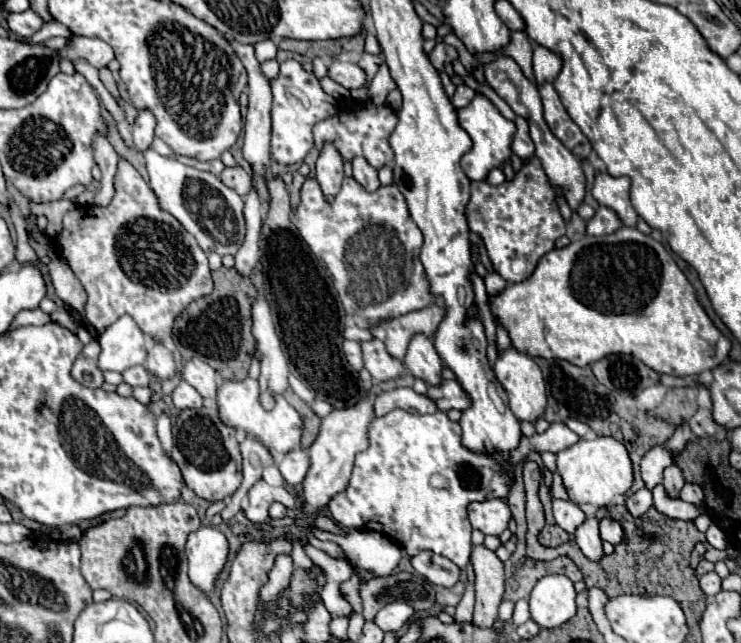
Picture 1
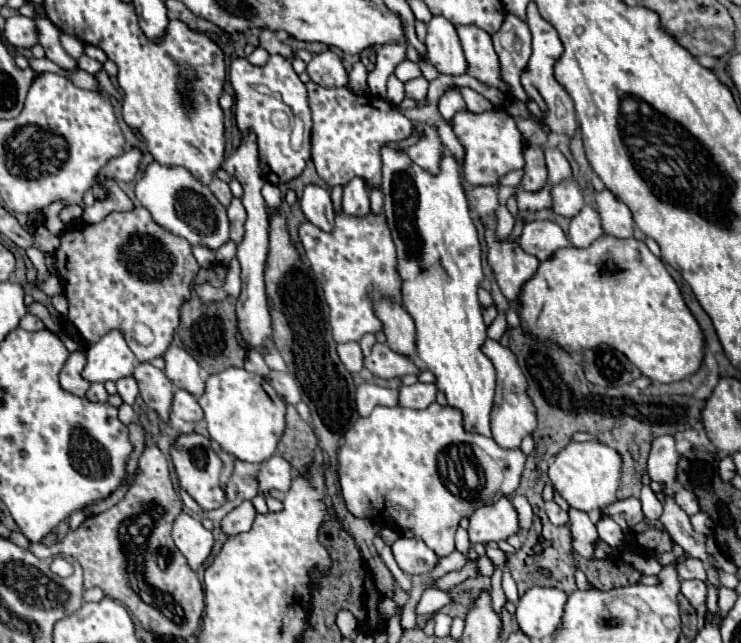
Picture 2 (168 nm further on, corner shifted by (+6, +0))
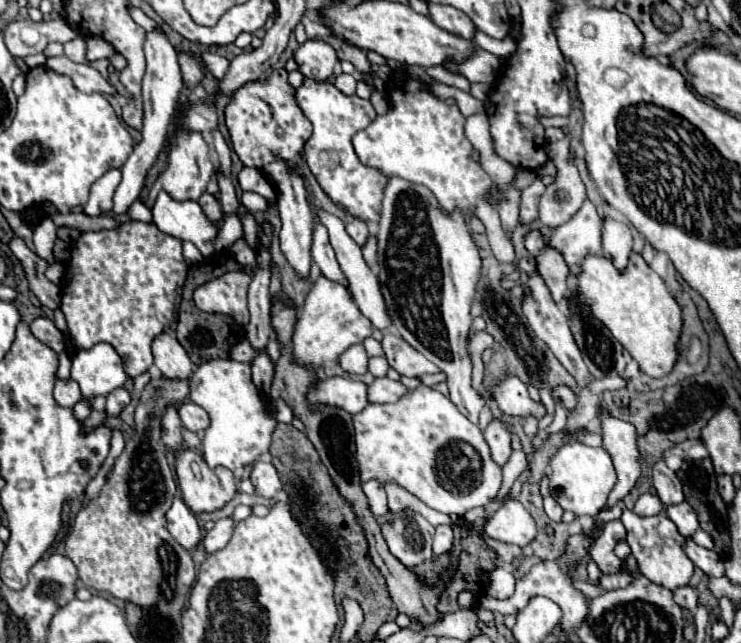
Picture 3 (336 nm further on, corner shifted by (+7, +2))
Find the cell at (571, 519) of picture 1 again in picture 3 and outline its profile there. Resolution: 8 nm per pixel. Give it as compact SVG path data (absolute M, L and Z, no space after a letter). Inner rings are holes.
M547 497L547 499L545 499L545 513L547 513L549 519L553 519L553 521L561 521L563 509L561 509L561 505L559 505L553 497Z

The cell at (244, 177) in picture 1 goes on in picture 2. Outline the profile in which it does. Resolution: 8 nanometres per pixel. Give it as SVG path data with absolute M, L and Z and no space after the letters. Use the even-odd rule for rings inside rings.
M214 177L214 181L210 183L210 187L212 187L212 193L220 199L220 203L224 203L224 207L228 207L228 203L230 203L232 197L234 197L232 191L230 191L230 187L228 187L228 183Z

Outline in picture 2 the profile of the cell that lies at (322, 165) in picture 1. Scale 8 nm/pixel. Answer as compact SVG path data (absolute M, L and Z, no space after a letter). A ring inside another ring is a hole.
M306 185L302 199L302 211L310 223L324 231L332 231L334 227L334 207L330 199L330 189L322 185Z

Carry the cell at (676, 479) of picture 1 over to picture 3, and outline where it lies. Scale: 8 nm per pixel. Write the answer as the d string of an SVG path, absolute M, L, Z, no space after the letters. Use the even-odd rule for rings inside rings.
M687 539L685 551L687 551L689 559L695 563L695 567L699 567L707 577L723 577L725 575L723 559L715 551L709 551L709 549L695 545L693 539Z

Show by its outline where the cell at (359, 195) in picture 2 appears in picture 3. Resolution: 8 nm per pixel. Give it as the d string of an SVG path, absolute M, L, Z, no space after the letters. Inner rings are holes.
M355 217L353 221L347 221L347 233L351 235L351 239L353 239L359 247L363 247L365 241L367 241L367 237L369 237L367 223L365 223L365 221L359 221L357 217Z

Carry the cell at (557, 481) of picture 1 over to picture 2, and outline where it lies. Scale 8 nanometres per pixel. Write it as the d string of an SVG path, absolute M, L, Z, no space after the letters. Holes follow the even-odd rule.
M570 509L570 533L572 533L572 547L586 559L592 557L594 553L594 545L598 541L598 533L596 533L596 525L590 519L588 513L578 511L578 509Z

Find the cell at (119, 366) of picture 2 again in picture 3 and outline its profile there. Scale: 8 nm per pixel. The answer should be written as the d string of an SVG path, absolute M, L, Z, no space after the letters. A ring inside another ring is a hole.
M99 343L93 349L77 351L71 365L71 379L79 385L83 399L95 399L123 387L127 375L123 373L123 365L115 349L107 343Z

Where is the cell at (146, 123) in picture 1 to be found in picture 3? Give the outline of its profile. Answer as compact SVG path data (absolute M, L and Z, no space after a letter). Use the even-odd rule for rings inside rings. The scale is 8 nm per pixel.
M111 169L99 181L95 181L83 213L89 217L107 215L111 211L111 193L115 193L115 185L119 185L119 169Z

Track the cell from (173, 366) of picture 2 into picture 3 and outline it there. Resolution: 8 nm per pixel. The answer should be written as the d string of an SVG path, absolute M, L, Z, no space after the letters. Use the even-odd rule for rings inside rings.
M159 333L151 343L151 351L153 351L155 365L165 377L187 379L191 375L193 363L171 333Z

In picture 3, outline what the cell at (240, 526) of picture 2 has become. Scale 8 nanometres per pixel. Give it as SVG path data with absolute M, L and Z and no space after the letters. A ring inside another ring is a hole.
M225 517L225 519L219 519L215 523L215 527L203 535L199 545L209 555L209 553L215 553L215 551L223 549L229 543L231 535L233 535L233 521L229 517Z

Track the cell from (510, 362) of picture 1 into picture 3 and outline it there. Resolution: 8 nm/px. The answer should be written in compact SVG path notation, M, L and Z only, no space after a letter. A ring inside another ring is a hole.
M491 421L483 433L489 449L491 449L491 459L497 463L497 465L505 465L509 461L509 455L511 455L511 433L509 429L499 423L499 421Z

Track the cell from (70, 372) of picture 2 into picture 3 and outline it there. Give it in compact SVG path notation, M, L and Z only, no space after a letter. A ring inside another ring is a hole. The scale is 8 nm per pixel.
M57 379L55 381L53 397L55 397L55 403L59 407L71 409L75 403L81 401L81 397L79 397L79 385L75 385L75 381L71 381L71 379L65 379L65 381Z

